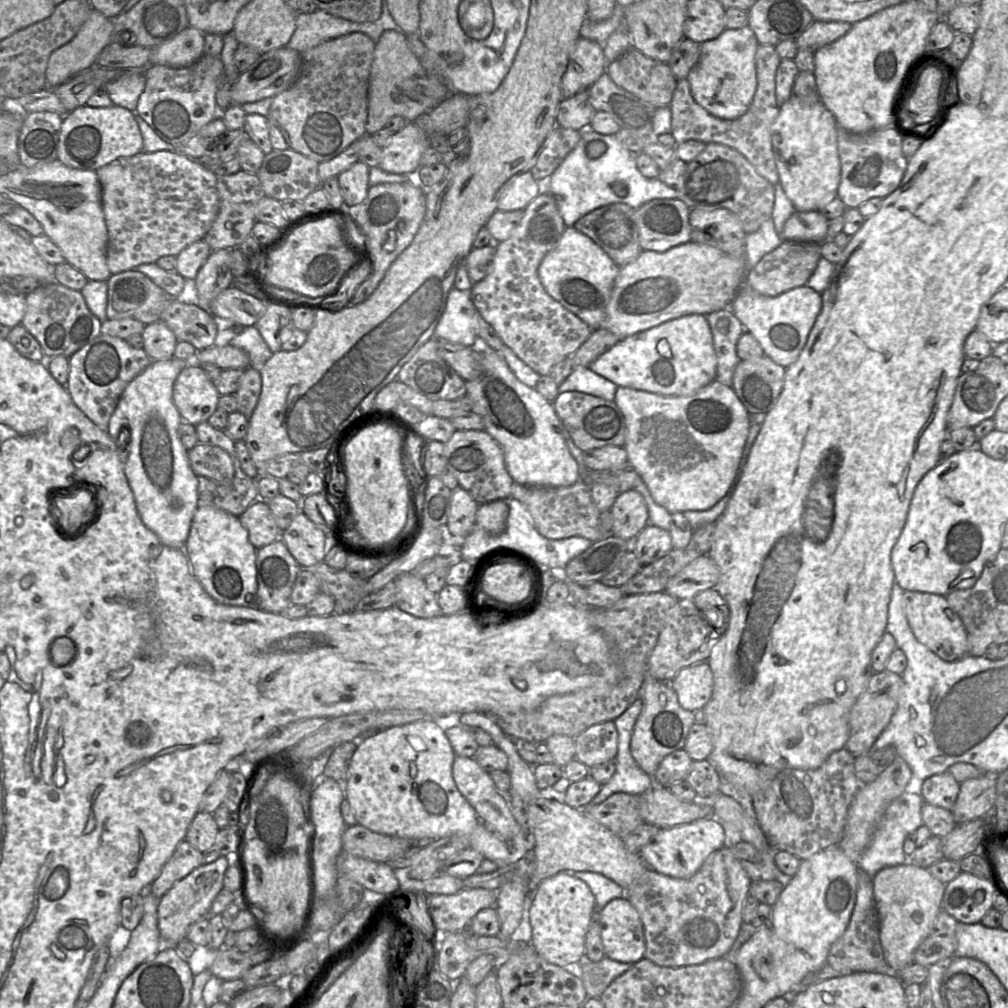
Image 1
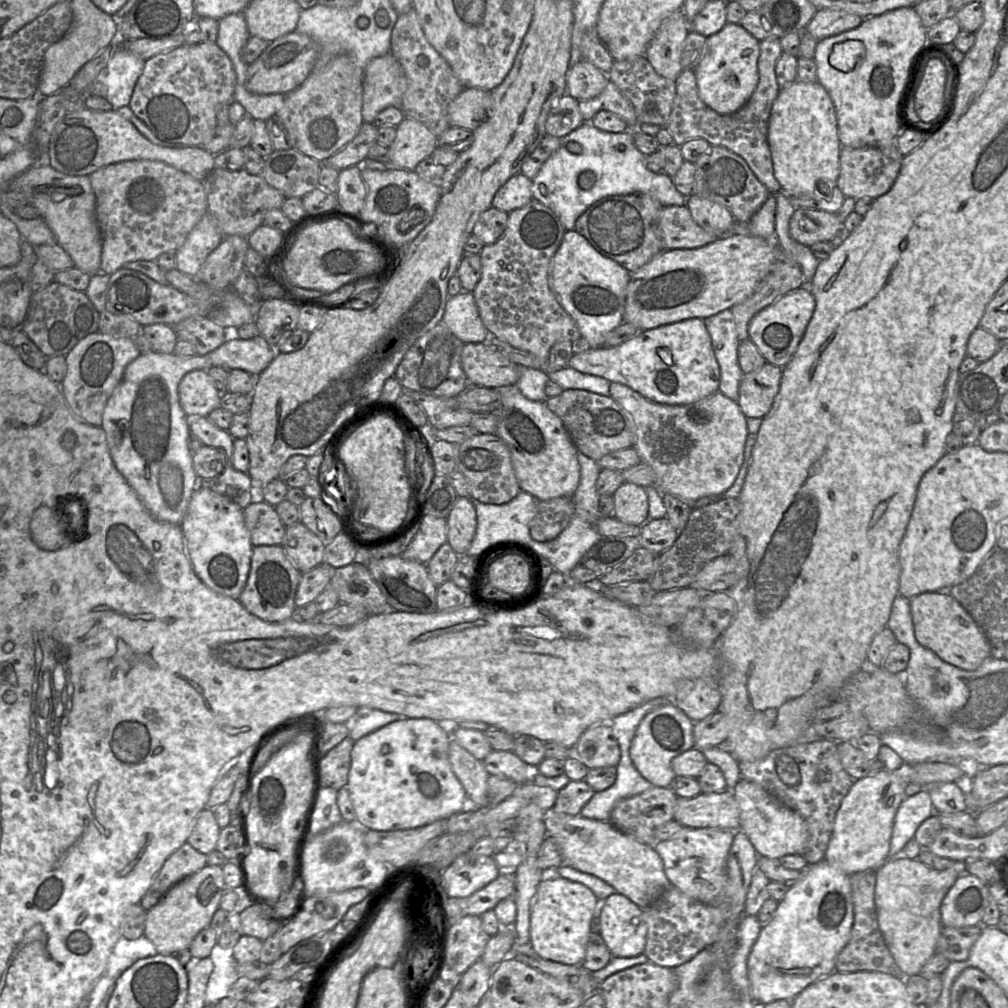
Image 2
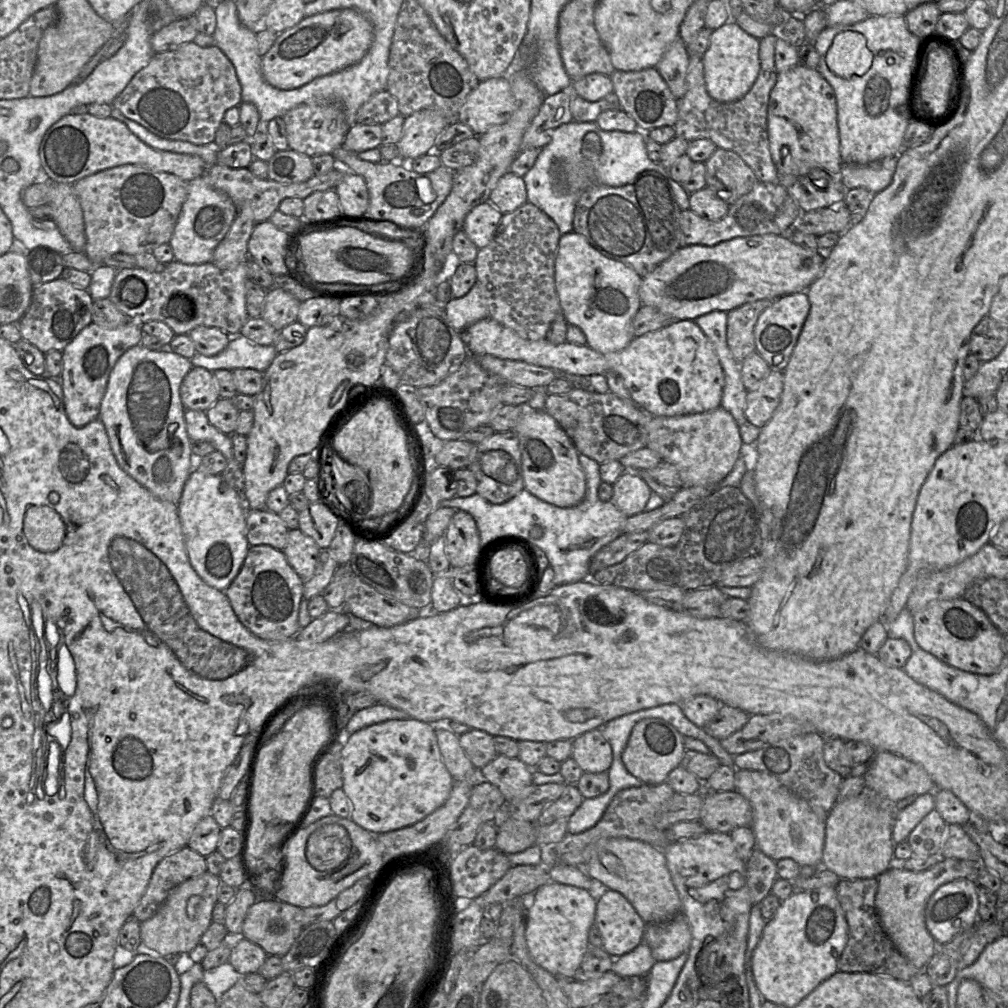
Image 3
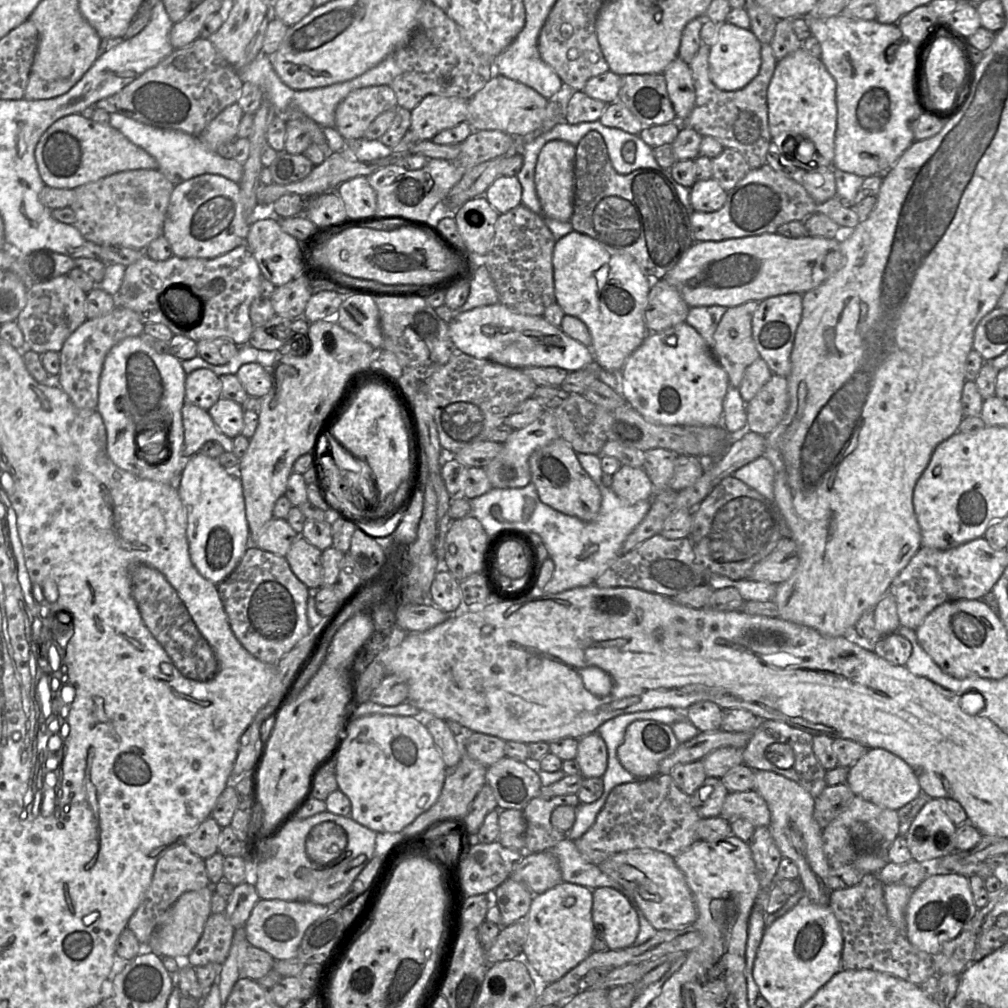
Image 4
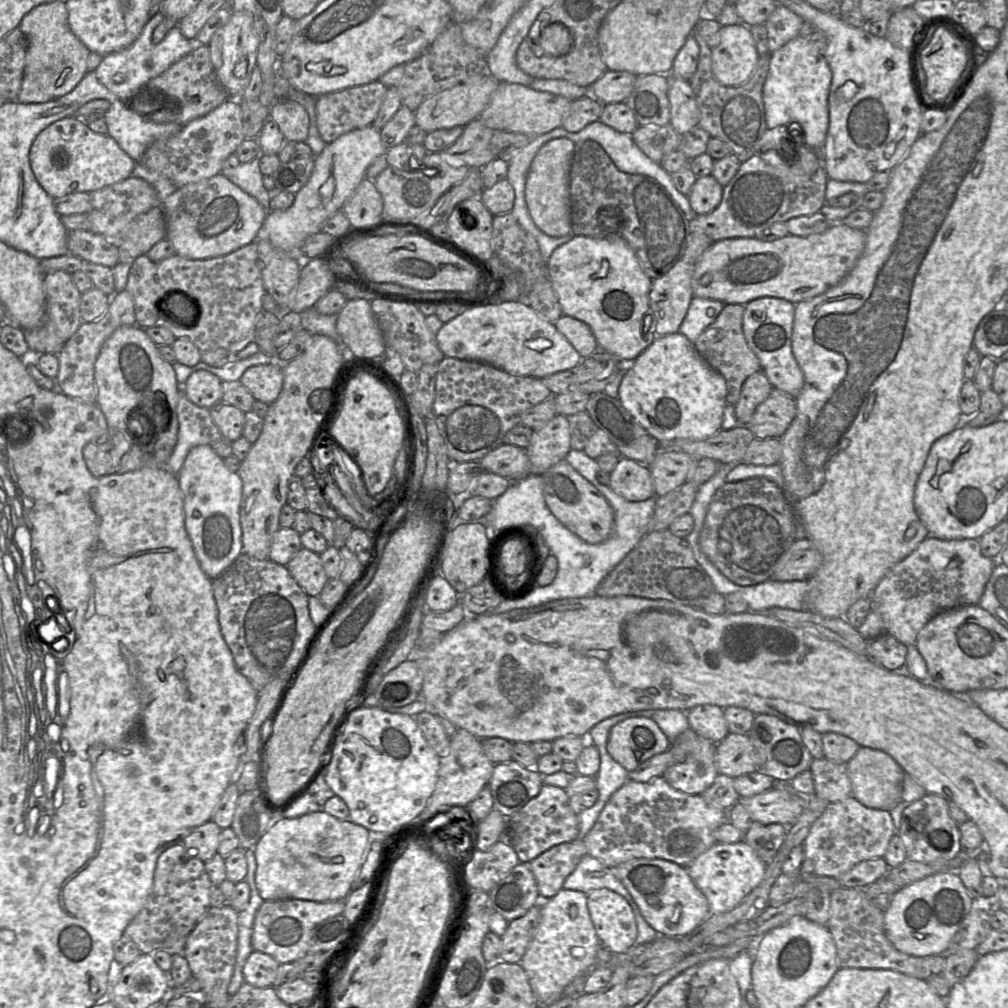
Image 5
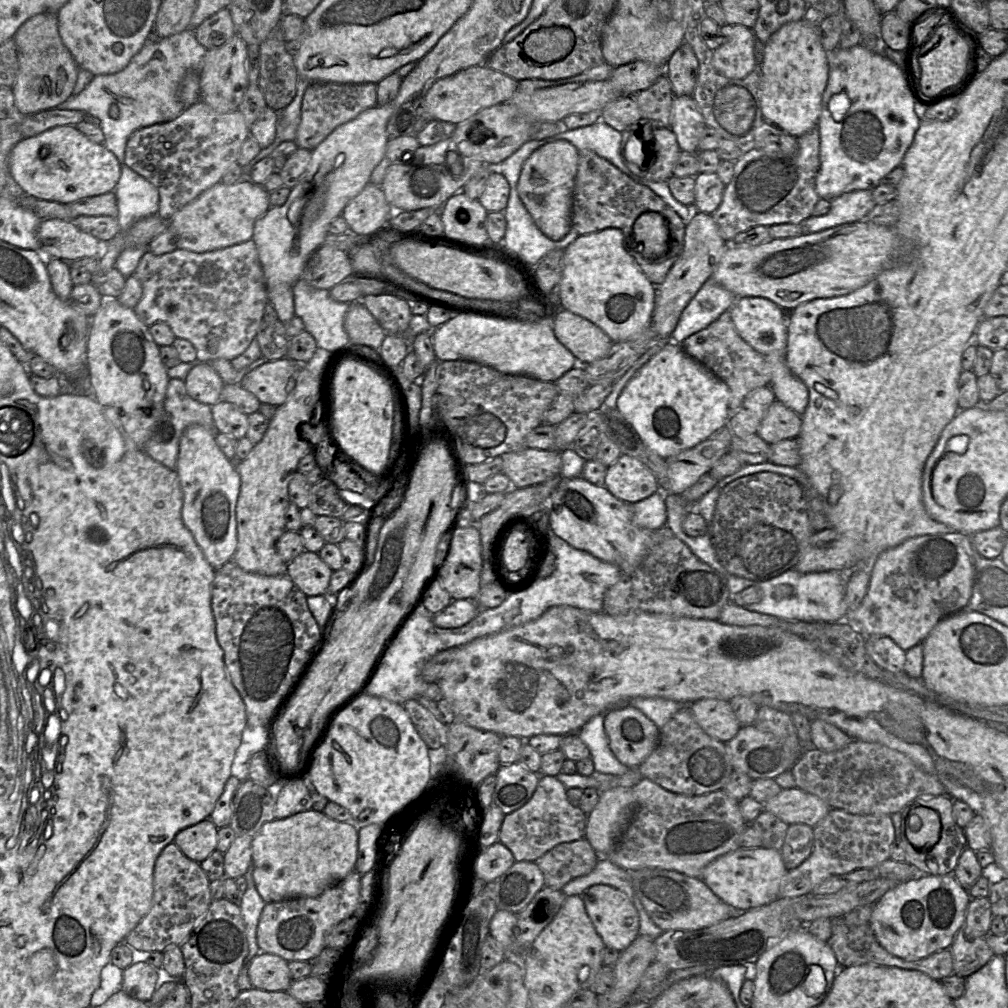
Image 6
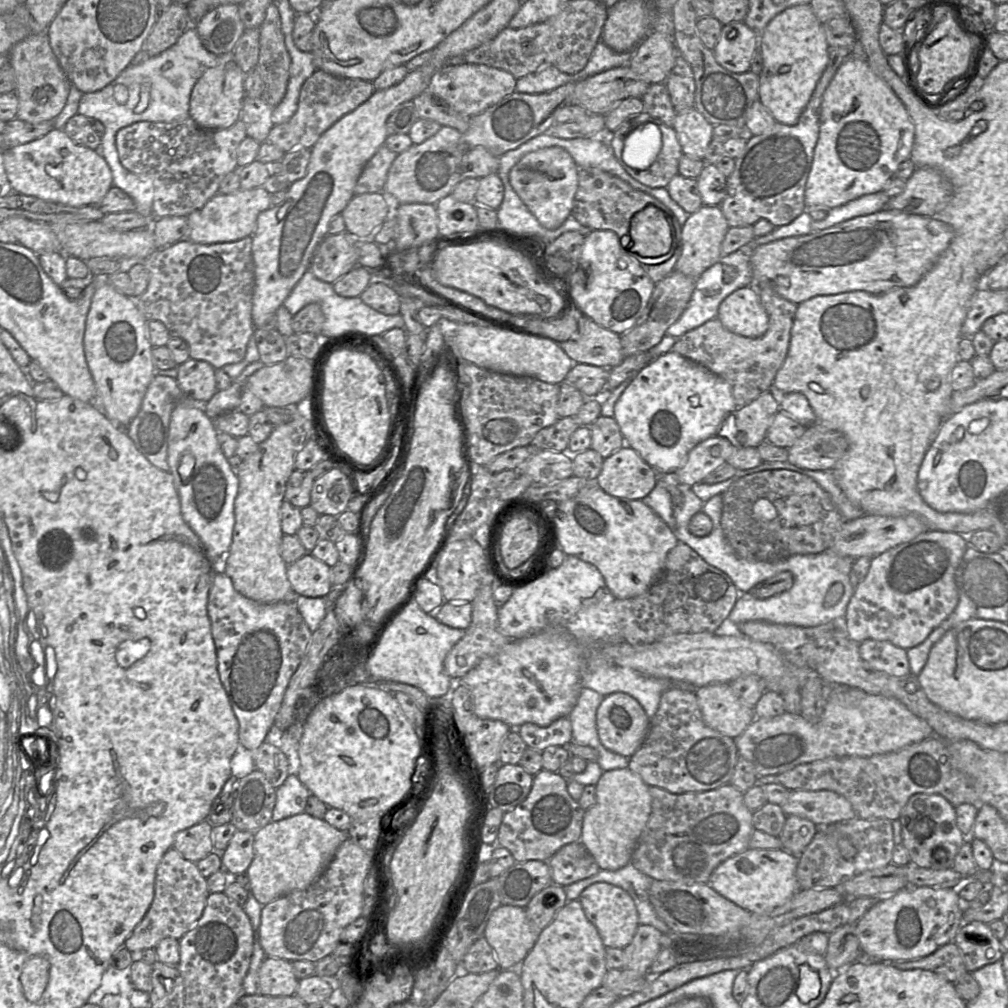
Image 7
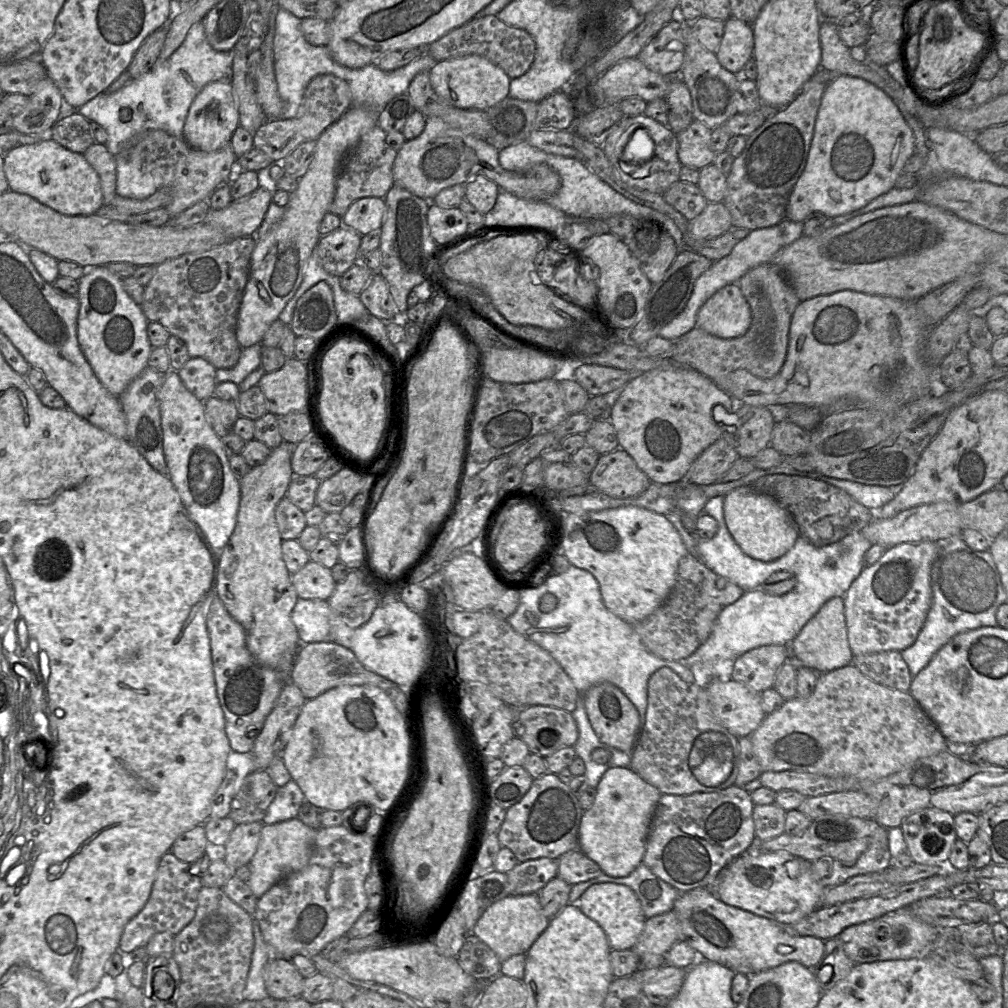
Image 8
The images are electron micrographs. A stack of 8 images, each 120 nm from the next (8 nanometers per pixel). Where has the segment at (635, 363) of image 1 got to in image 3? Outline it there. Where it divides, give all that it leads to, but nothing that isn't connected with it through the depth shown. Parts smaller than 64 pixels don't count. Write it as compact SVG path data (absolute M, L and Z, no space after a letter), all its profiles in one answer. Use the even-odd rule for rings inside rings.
M490 317L481 319L461 332L462 339L470 355L489 354L500 359L527 362L550 368L556 372L592 376L613 371L621 376L629 390L632 401L646 412L655 416L677 416L702 413L721 406L724 387L724 373L720 361L709 341L694 320L671 321L665 327L634 337L621 351L602 354L586 345L552 344L546 338L532 341L519 336L514 330L503 326Z

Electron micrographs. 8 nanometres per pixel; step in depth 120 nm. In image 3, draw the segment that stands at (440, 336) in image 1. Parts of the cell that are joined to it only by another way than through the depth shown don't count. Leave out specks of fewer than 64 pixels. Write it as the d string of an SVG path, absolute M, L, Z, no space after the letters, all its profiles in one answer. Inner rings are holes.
M478 280L465 296L452 298L444 308L448 322L458 332L462 332L471 324L489 317L488 309L483 304Z

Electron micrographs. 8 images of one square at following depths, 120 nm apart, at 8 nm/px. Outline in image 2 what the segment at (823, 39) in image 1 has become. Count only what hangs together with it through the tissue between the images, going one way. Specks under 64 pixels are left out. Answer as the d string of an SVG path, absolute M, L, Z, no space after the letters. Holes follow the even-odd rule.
M835 8L818 9L807 24L805 31L817 41L858 27L863 18Z

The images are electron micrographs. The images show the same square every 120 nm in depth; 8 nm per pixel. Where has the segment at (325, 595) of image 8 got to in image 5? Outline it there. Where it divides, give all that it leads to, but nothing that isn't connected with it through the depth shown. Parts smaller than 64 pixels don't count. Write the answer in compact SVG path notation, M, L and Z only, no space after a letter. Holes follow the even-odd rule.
M303 547L293 556L286 567L309 597L319 597L329 580L320 555Z

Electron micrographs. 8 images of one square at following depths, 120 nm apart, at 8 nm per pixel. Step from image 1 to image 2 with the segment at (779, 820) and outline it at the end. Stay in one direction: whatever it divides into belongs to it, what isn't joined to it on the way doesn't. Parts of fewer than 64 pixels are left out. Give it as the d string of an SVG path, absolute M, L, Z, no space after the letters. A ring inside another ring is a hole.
M820 739L778 748L762 759L738 762L738 768L741 778L759 784L804 819L809 839L802 856L808 864L822 861L832 834L836 812L854 782L841 765L837 743Z

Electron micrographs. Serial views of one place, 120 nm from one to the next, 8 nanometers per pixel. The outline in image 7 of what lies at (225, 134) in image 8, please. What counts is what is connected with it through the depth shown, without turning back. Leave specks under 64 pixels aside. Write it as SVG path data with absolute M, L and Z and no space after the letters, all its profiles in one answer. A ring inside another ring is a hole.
M220 56L220 64L207 69L193 87L190 96L189 116L206 130L226 129L240 119L245 95L245 73L232 56Z

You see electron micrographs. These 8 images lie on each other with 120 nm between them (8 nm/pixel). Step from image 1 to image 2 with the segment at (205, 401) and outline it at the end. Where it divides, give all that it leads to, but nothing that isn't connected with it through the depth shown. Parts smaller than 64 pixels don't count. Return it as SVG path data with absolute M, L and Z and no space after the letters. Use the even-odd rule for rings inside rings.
M204 369L186 373L179 383L178 394L181 407L190 418L208 416L220 406L222 395Z

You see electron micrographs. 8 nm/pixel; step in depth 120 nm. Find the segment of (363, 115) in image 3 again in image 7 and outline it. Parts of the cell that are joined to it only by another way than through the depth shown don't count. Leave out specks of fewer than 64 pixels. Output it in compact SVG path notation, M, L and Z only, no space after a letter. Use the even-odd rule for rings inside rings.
M316 70L302 85L295 114L289 121L274 125L266 142L277 146L285 153L296 148L311 149L325 131L367 101L374 92L372 82L342 78L323 70Z

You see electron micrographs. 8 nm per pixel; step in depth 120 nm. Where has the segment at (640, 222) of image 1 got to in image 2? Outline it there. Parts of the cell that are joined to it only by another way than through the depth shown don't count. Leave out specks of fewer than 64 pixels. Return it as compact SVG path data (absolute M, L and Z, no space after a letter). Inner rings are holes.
M686 205L664 206L659 214L659 231L664 250L698 248L718 239L693 220Z

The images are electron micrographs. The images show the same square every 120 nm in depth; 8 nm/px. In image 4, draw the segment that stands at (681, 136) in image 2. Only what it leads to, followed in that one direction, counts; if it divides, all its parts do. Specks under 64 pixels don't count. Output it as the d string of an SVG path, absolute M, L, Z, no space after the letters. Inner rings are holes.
M701 44L690 63L696 100L687 119L679 122L703 137L711 136L717 139L724 148L737 150L744 156L751 169L759 168L766 163L766 154L772 140L768 125L767 92L777 60L771 45L761 45L758 74L745 87L735 91L723 91L714 85L709 72L709 53L710 47Z

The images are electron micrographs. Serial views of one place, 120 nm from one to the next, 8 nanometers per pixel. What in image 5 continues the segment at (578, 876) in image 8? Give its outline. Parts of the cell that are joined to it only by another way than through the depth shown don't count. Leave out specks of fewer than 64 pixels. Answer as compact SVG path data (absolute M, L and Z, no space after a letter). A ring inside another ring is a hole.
M583 839L553 846L529 862L541 900L555 896L565 879L575 870L582 857L587 855Z

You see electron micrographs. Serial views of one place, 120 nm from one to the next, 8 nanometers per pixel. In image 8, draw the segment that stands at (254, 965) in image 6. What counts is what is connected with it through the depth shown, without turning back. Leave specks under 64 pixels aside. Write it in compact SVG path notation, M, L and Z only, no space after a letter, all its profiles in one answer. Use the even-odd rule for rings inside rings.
M273 955L263 969L263 978L269 997L274 999L300 997L303 991L304 977L291 958Z

